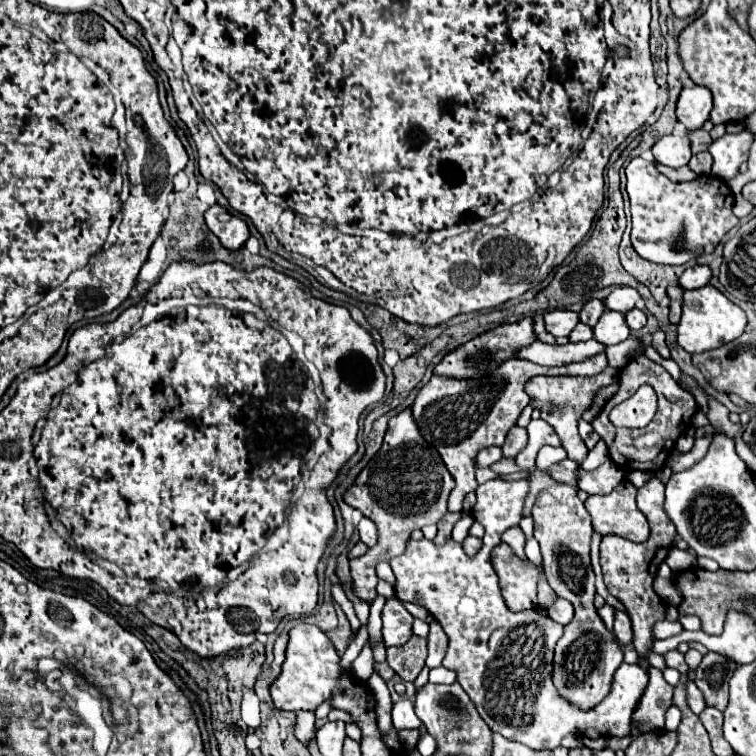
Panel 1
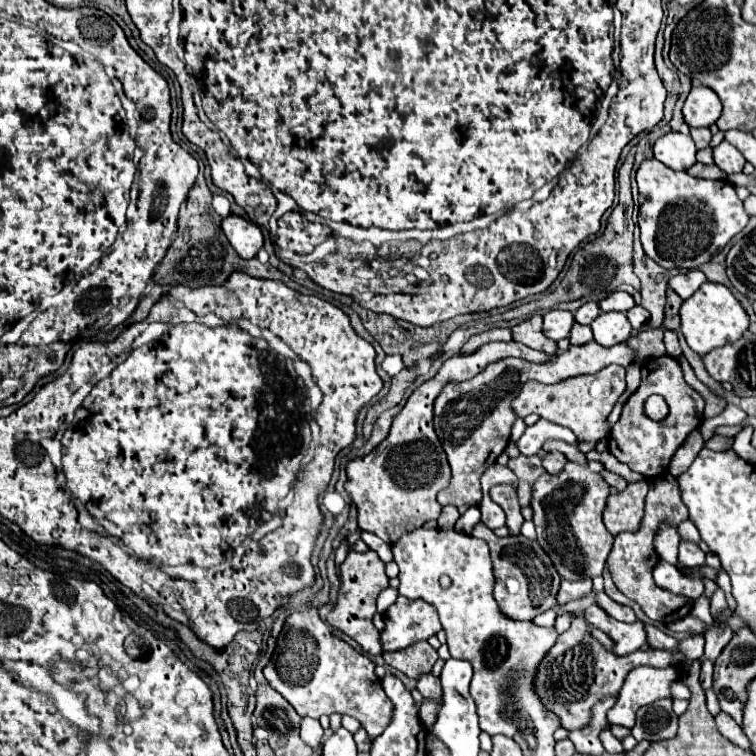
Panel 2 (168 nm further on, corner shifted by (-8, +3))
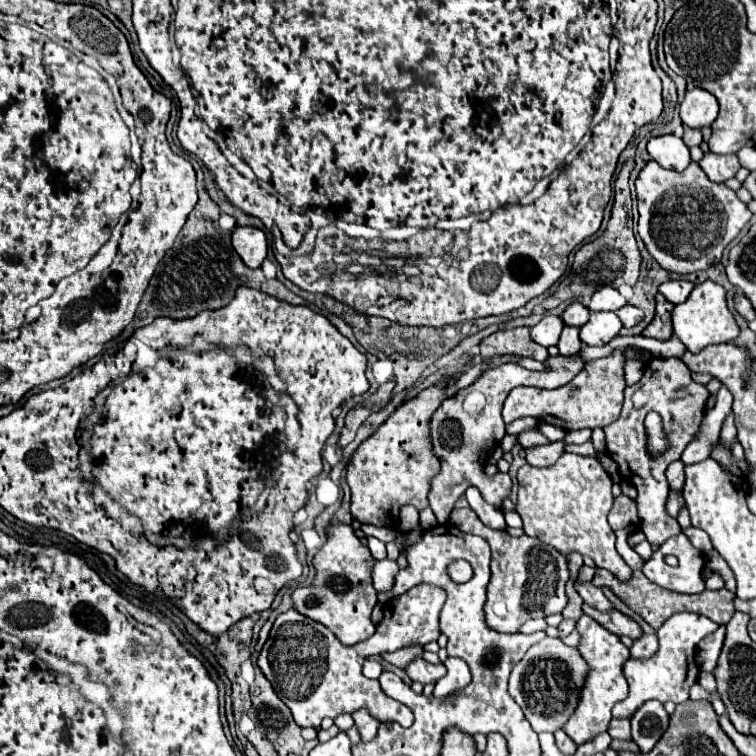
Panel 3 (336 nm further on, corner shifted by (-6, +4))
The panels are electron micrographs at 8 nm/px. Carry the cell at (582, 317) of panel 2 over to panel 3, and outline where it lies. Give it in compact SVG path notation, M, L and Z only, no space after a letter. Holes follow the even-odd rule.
M571 302L571 304L565 308L565 312L561 314L563 324L567 324L567 326L577 326L577 328L581 328L581 326L587 322L587 318L589 318L589 310L587 310L581 302Z

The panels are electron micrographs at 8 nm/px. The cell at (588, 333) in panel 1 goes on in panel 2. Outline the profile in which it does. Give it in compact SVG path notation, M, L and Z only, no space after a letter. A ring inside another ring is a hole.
M575 323L573 329L571 329L571 335L569 335L569 341L571 341L571 345L585 345L585 343L593 341L591 327L589 327L589 325L579 325L579 323Z

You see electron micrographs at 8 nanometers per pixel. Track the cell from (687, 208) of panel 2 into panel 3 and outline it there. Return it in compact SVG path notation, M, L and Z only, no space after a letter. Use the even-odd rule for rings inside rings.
M649 162L635 182L639 202L639 236L649 254L669 272L691 274L717 264L727 244L749 222L751 212L725 184L711 182L703 170L691 162L683 172L665 170Z

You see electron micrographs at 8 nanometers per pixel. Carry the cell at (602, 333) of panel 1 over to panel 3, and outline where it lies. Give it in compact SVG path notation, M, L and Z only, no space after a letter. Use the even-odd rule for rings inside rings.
M595 312L581 328L579 338L587 346L605 346L609 340L613 340L619 334L621 328L623 324L615 312Z

